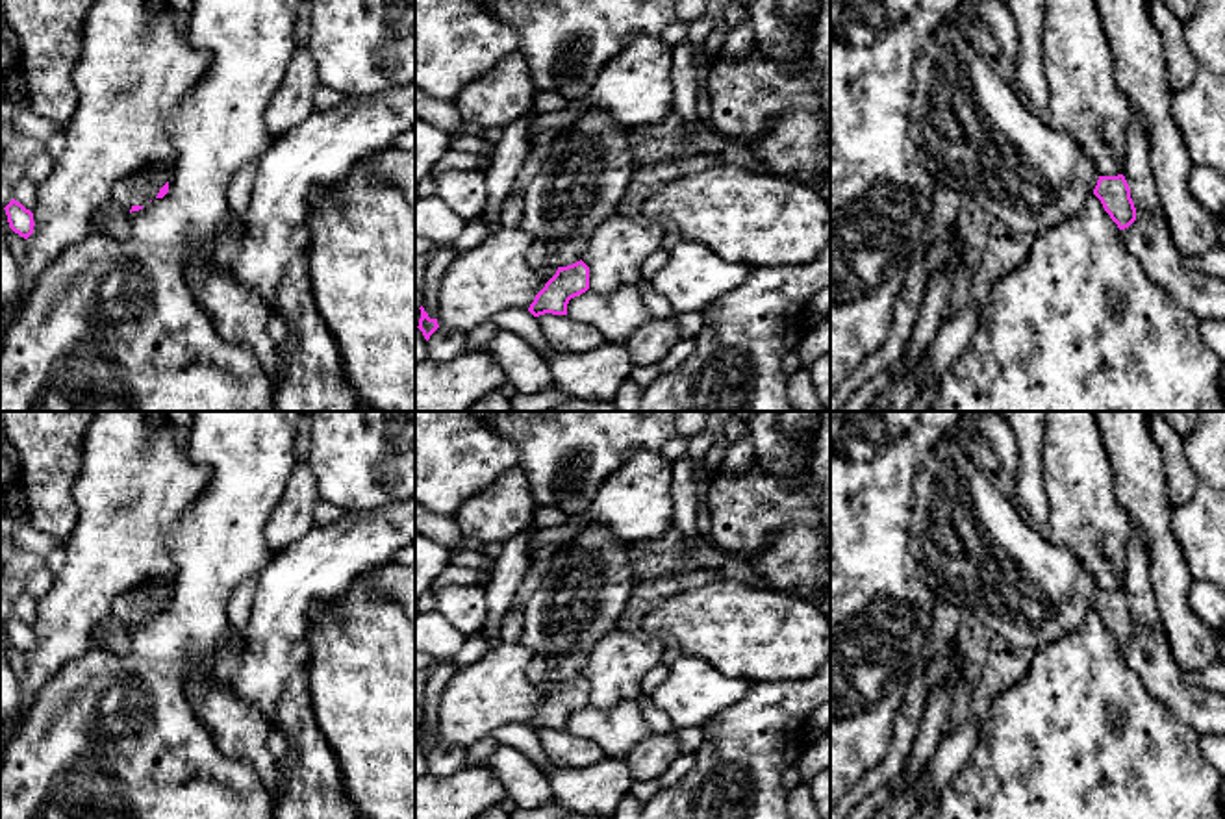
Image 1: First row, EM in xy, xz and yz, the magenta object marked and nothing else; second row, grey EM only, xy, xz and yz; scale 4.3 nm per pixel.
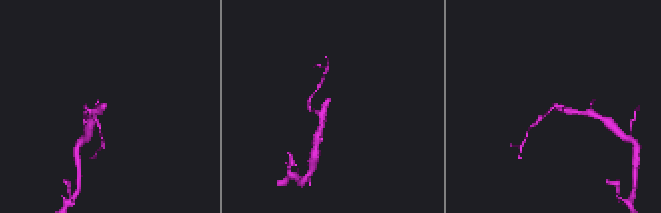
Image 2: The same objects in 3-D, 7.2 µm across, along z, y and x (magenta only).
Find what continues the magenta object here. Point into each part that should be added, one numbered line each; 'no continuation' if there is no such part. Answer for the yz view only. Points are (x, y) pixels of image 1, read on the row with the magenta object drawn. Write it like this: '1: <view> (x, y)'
1: yz (973, 136)

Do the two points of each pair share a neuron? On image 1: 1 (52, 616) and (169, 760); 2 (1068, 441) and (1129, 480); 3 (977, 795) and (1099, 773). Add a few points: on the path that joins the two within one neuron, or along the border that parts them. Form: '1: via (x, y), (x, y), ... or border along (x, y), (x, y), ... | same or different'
1: border along (95, 643), (67, 662), (49, 680) | different
2: border along (1098, 430), (1111, 469), (1112, 495), (1122, 510) | different
3: via (1007, 795), (1070, 795) | same

